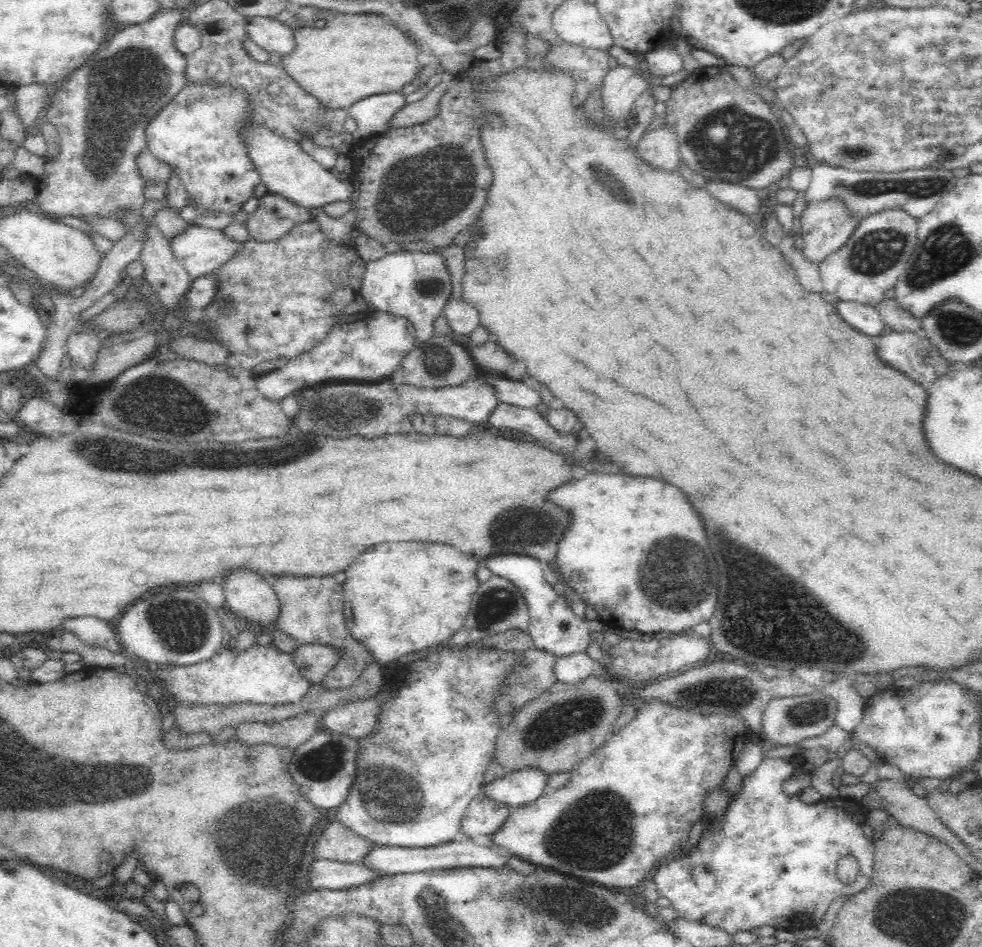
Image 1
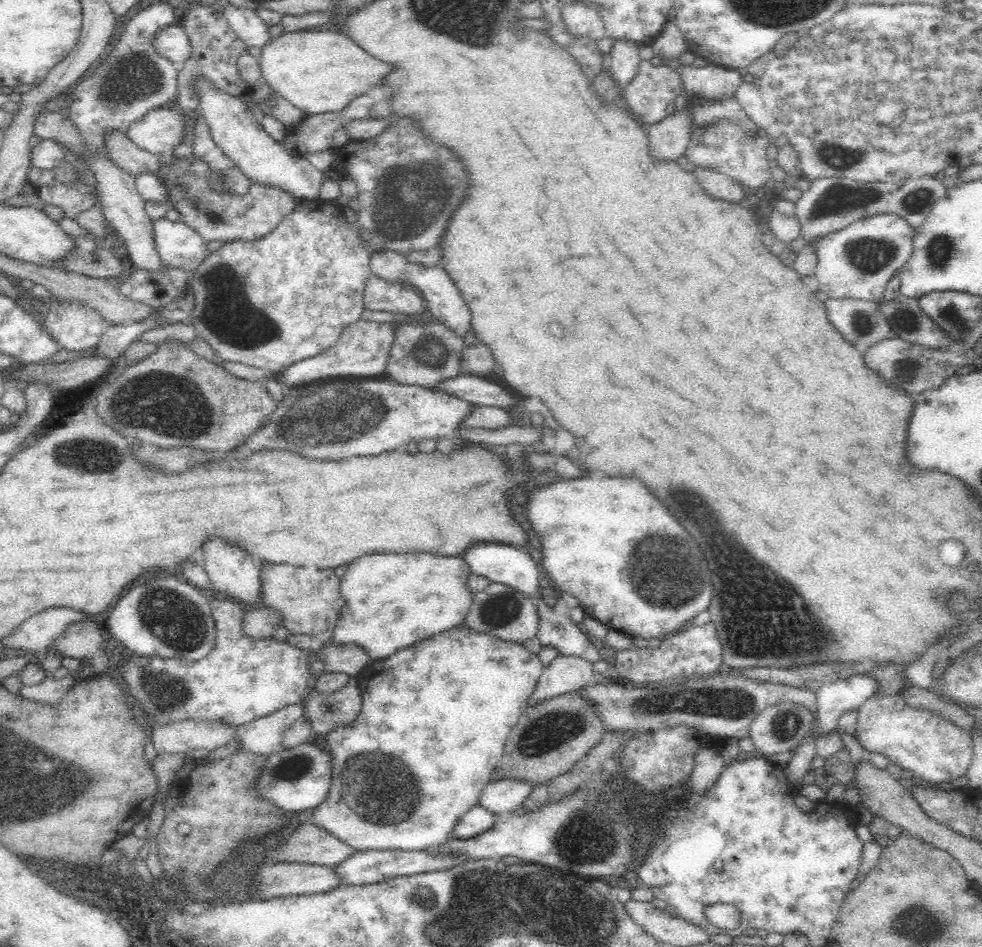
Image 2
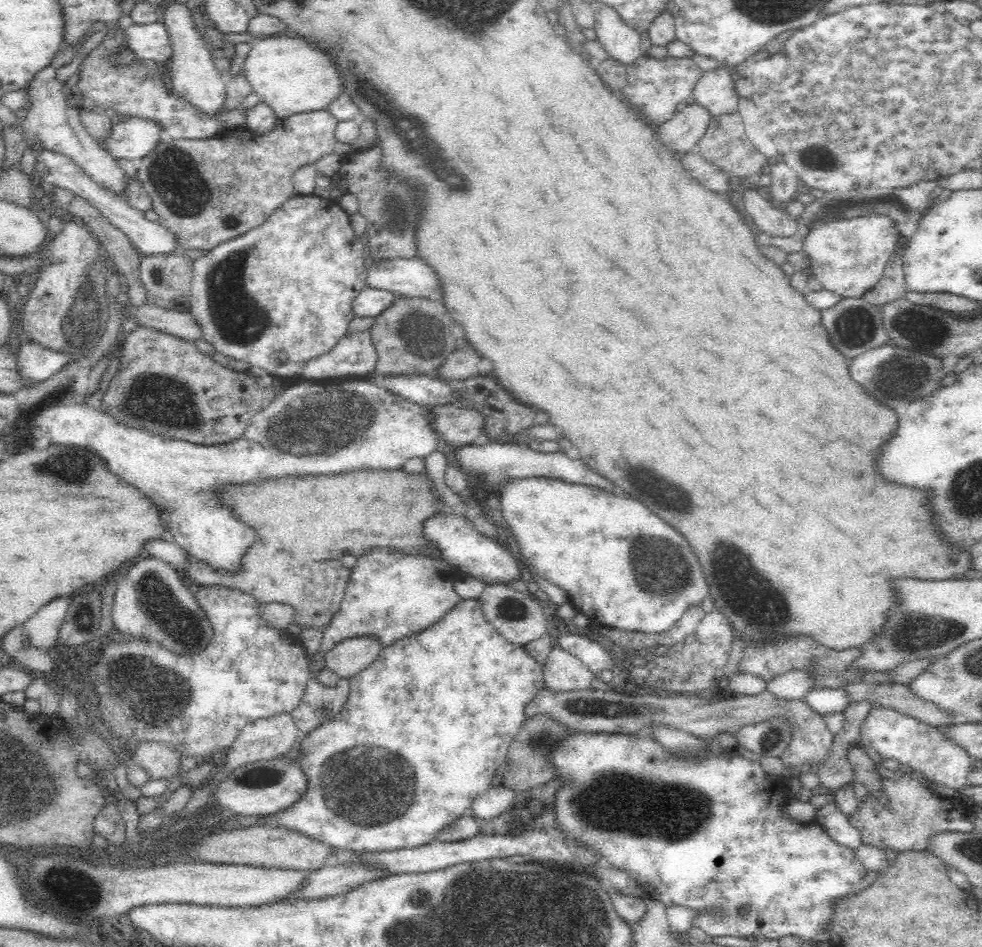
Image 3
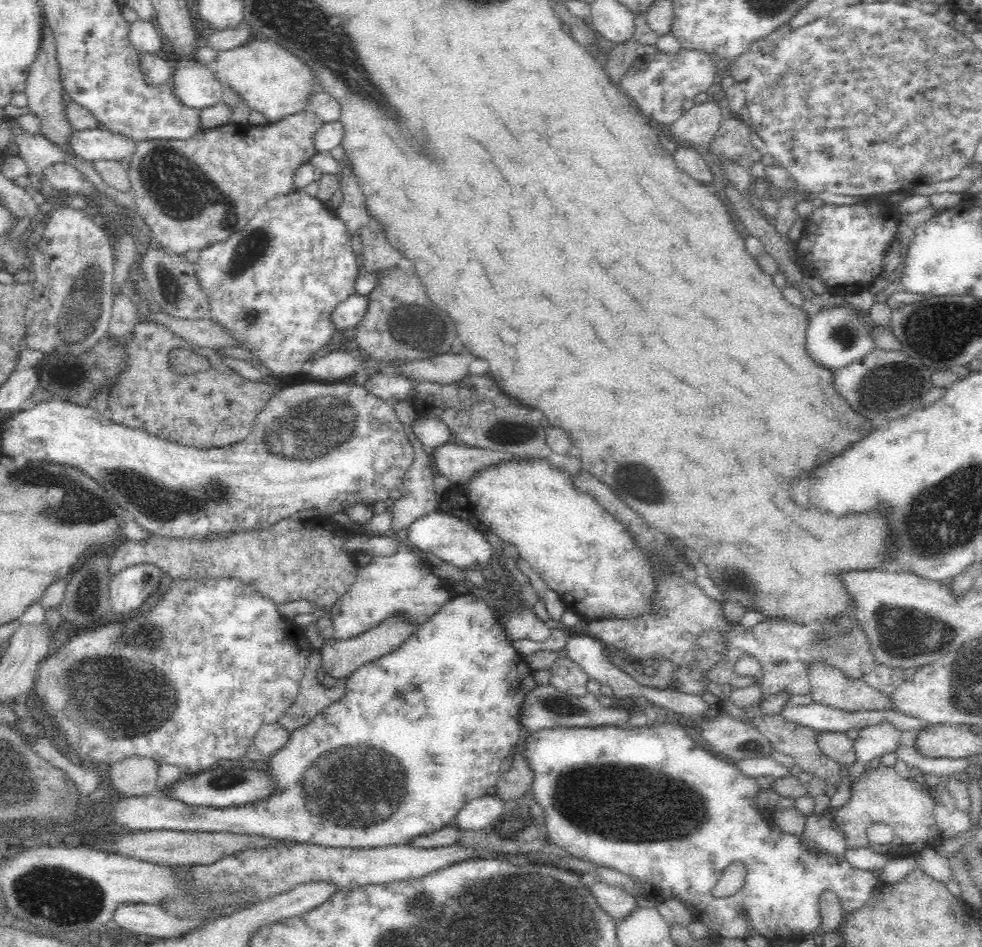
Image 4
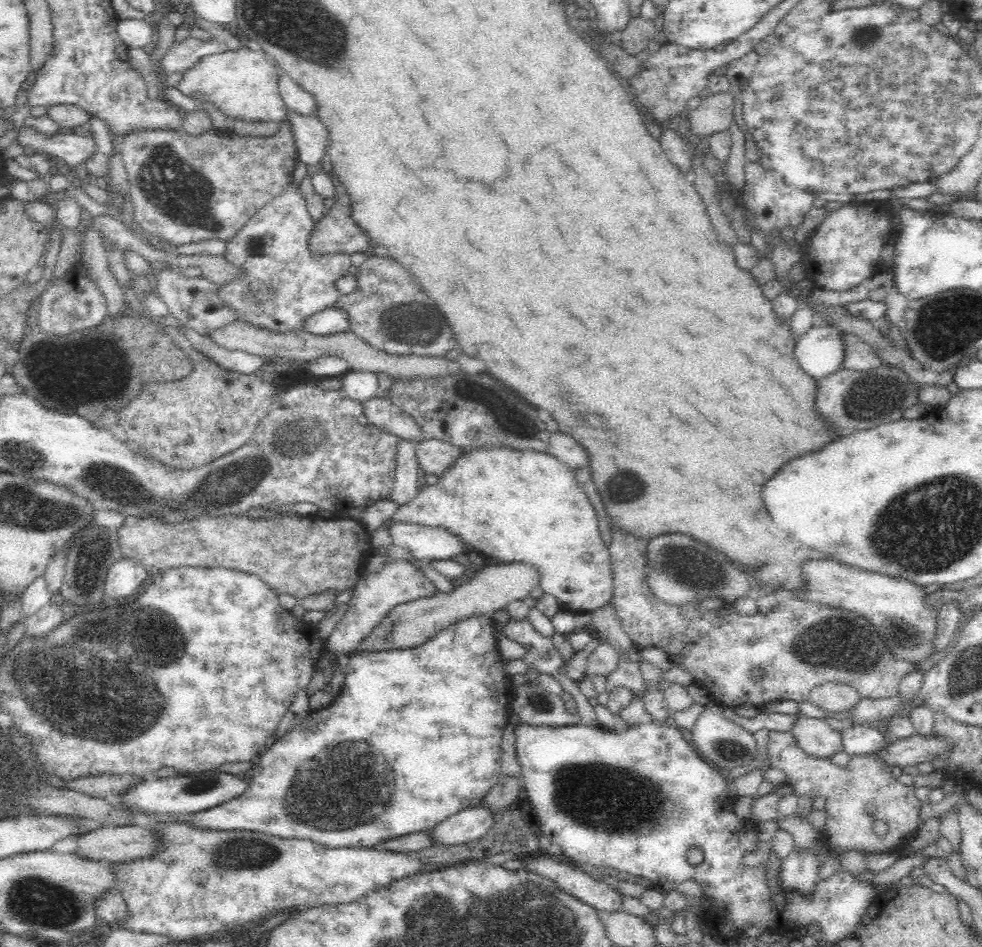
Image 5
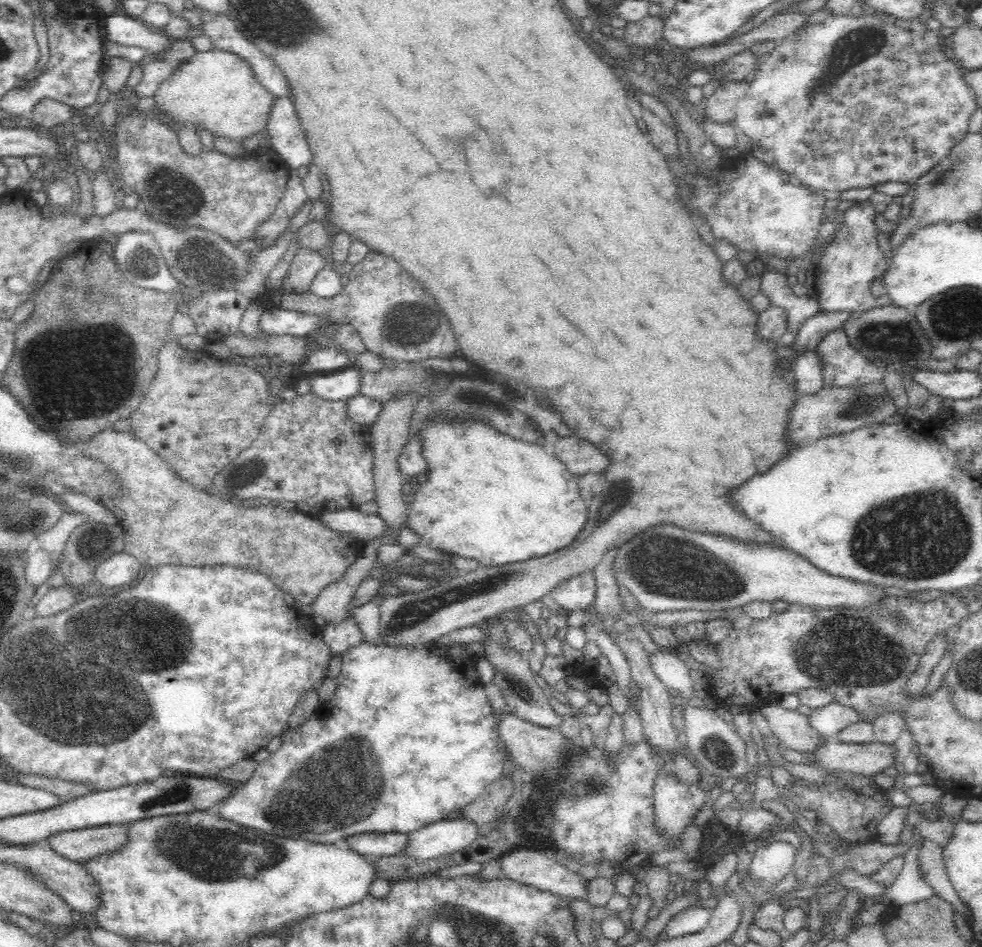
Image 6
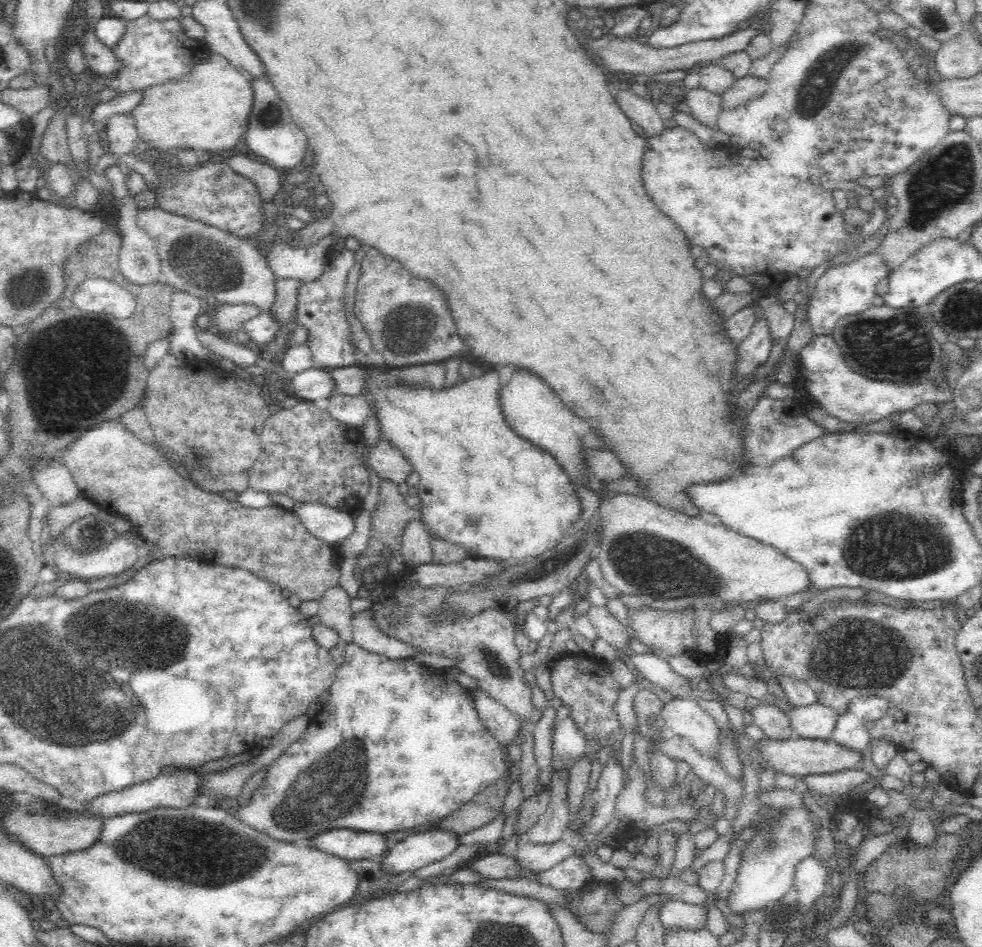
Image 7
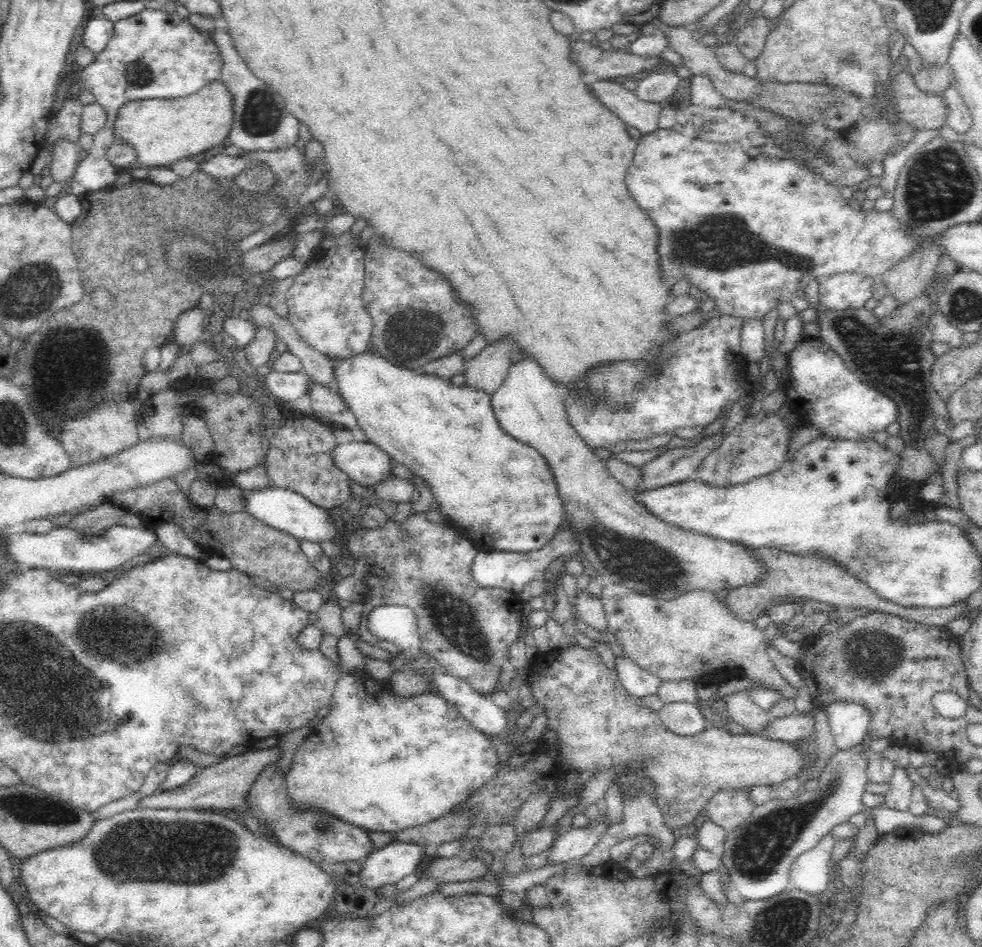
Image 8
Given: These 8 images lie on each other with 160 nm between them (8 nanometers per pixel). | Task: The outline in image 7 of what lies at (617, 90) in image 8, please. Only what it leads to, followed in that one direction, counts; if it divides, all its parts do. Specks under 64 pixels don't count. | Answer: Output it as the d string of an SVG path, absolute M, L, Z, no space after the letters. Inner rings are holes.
M632 90L618 92L617 101L631 120L643 128L646 138L659 137L666 130L664 120L656 111L652 101L645 101Z

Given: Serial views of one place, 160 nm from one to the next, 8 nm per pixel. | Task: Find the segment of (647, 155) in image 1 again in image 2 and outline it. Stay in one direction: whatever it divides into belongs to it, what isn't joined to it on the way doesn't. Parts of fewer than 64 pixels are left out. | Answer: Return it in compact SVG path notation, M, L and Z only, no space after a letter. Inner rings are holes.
M683 111L674 112L647 128L649 155L658 161L669 163L683 156L688 142L688 124Z

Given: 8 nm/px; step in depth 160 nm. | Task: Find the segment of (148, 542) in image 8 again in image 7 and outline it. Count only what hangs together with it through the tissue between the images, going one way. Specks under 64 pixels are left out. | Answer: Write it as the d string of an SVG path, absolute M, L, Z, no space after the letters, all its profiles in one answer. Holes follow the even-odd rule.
M129 532L130 537L118 536L118 538L106 548L97 548L91 553L72 553L68 549L64 549L61 546L61 540L53 542L53 545L48 544L48 548L45 550L45 565L59 567L62 571L75 574L78 578L86 578L86 580L92 580L94 578L100 578L100 580L106 580L106 578L112 578L113 576L119 576L120 580L125 580L124 574L130 572L130 568L134 566L140 557L136 551L136 545L132 542L132 536L135 533Z

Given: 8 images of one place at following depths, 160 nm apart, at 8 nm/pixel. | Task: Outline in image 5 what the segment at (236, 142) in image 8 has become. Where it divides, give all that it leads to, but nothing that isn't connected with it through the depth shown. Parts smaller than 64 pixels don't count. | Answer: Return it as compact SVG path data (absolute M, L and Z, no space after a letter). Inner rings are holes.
M290 114L295 126L296 141L298 141L299 160L311 166L319 167L319 163L327 154L332 144L332 134L327 126L316 117Z

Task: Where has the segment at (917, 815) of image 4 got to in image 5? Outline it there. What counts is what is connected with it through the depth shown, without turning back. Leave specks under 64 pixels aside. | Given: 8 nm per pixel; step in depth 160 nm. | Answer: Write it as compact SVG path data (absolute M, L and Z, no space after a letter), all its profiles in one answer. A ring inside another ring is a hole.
M770 730L767 741L767 754L769 762L773 768L783 771L788 778L788 782L794 786L796 795L811 794L812 796L824 796L827 803L825 809L827 820L825 821L824 831L821 833L821 840L826 844L831 855L842 857L850 852L868 854L890 853L894 855L902 854L908 848L924 820L920 818L920 808L922 802L916 796L914 783L910 786L902 784L898 778L894 777L890 769L891 763L887 761L886 754L865 754L853 756L844 767L833 764L830 759L816 758L810 756L800 745L797 735L791 731ZM882 820L889 824L890 832L881 838L872 831L872 823Z

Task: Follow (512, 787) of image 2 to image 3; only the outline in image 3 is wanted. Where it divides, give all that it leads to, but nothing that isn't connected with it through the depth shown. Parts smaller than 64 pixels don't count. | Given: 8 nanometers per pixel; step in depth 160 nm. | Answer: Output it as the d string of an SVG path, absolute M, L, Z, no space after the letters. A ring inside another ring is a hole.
M503 783L492 785L485 793L476 797L469 813L477 815L483 821L498 817L511 807L517 792L515 788L504 786Z

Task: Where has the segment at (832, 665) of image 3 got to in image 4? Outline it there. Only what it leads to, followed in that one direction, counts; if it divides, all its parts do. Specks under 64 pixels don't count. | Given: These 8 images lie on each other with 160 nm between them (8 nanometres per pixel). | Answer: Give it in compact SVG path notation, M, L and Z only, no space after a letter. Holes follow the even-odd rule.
M846 618L844 622L824 622L820 625L799 625L794 622L760 622L749 631L744 631L744 629L740 627L740 624L738 624L731 634L725 634L724 632L724 635L729 637L728 652L724 660L709 672L711 680L720 685L729 683L734 687L748 682L747 678L738 676L734 671L736 662L738 662L744 654L752 656L752 658L760 664L762 677L756 681L761 686L763 694L778 692L778 688L787 688L787 690L793 692L794 695L810 693L811 688L808 675L806 675L806 669L804 668L804 662L810 662L810 660L823 660L828 664L833 664L844 673L844 676L854 680L860 679L882 692L894 692L902 682L907 679L906 675L903 675L902 669L891 669L874 663L872 649L868 644L868 639L866 639L867 635L854 619L849 620L849 618Z

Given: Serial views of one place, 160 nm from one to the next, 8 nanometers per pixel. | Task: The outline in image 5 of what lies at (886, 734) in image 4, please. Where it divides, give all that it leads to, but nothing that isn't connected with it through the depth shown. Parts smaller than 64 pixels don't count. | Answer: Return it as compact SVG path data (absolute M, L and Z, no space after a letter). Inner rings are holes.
M865 723L849 726L840 733L844 751L851 757L878 753L886 739L880 731Z

